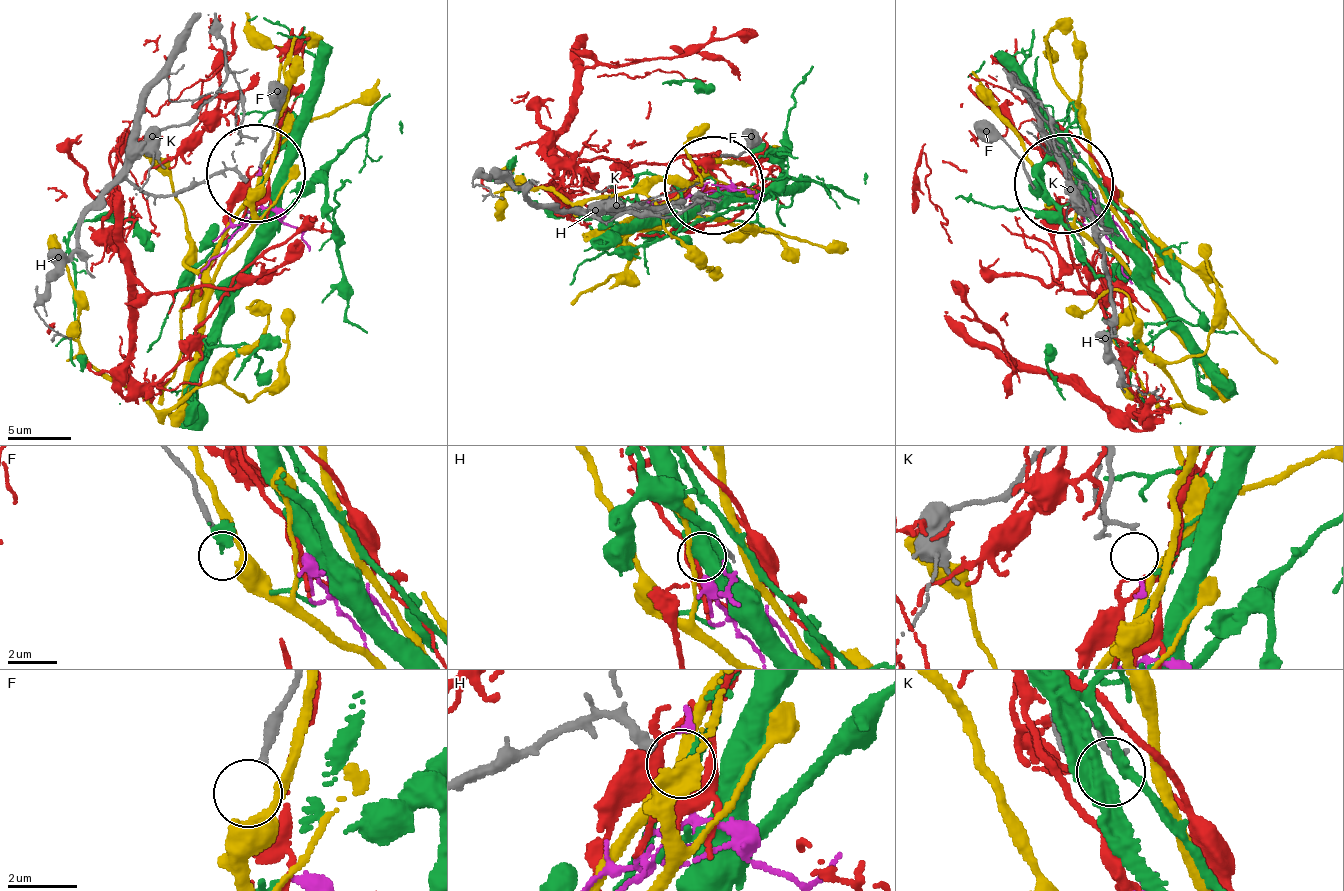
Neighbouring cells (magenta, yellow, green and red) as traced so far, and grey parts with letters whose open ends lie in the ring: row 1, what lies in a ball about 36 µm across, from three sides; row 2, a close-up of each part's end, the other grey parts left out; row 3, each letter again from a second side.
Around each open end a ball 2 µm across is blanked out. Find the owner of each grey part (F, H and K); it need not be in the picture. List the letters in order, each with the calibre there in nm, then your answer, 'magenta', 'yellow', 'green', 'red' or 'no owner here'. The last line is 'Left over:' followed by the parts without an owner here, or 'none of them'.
F: calibre 220 nm; no owner here
H: calibre 300 nm; no owner here
K: calibre 190 nm; magenta
Left over: F, H

